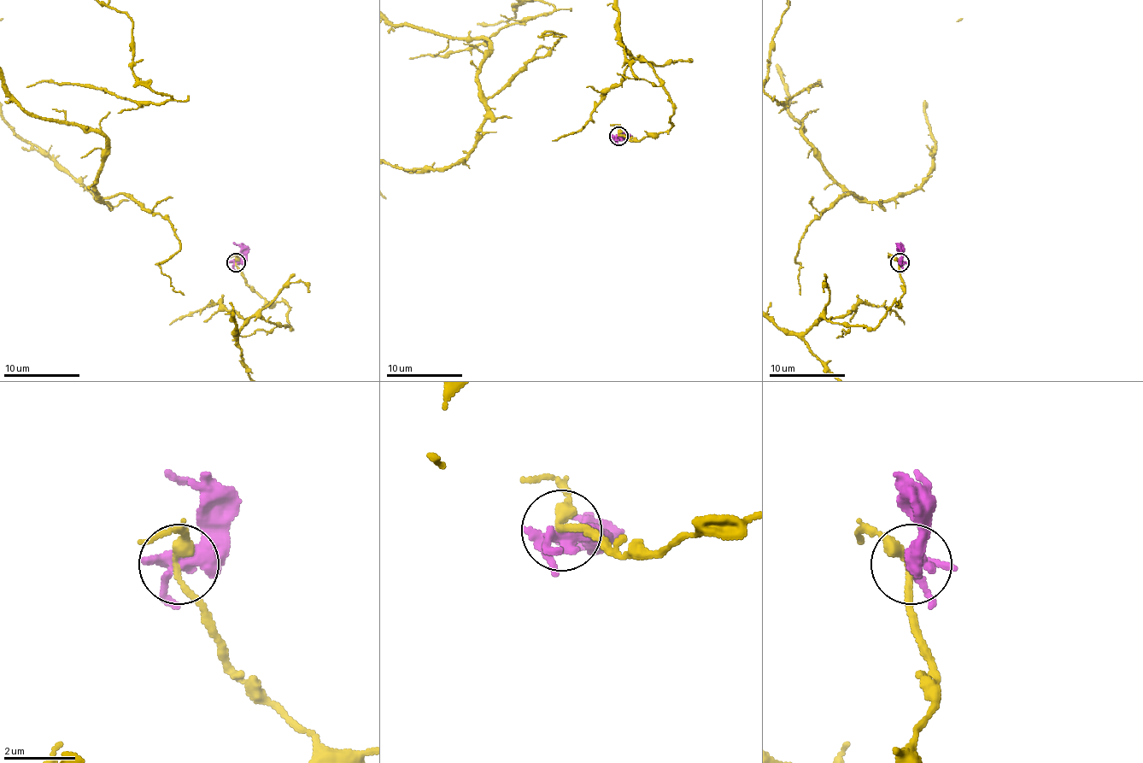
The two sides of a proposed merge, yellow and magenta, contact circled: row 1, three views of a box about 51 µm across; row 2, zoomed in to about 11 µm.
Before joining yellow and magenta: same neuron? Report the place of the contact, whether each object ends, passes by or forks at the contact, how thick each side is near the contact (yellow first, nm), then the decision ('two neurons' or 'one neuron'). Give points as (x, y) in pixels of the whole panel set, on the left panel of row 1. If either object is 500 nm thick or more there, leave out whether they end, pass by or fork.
at (236, 262); yellow passes by; magenta forks there; 240 nm thick on the yellow side, 360 nm on the other; two neurons

